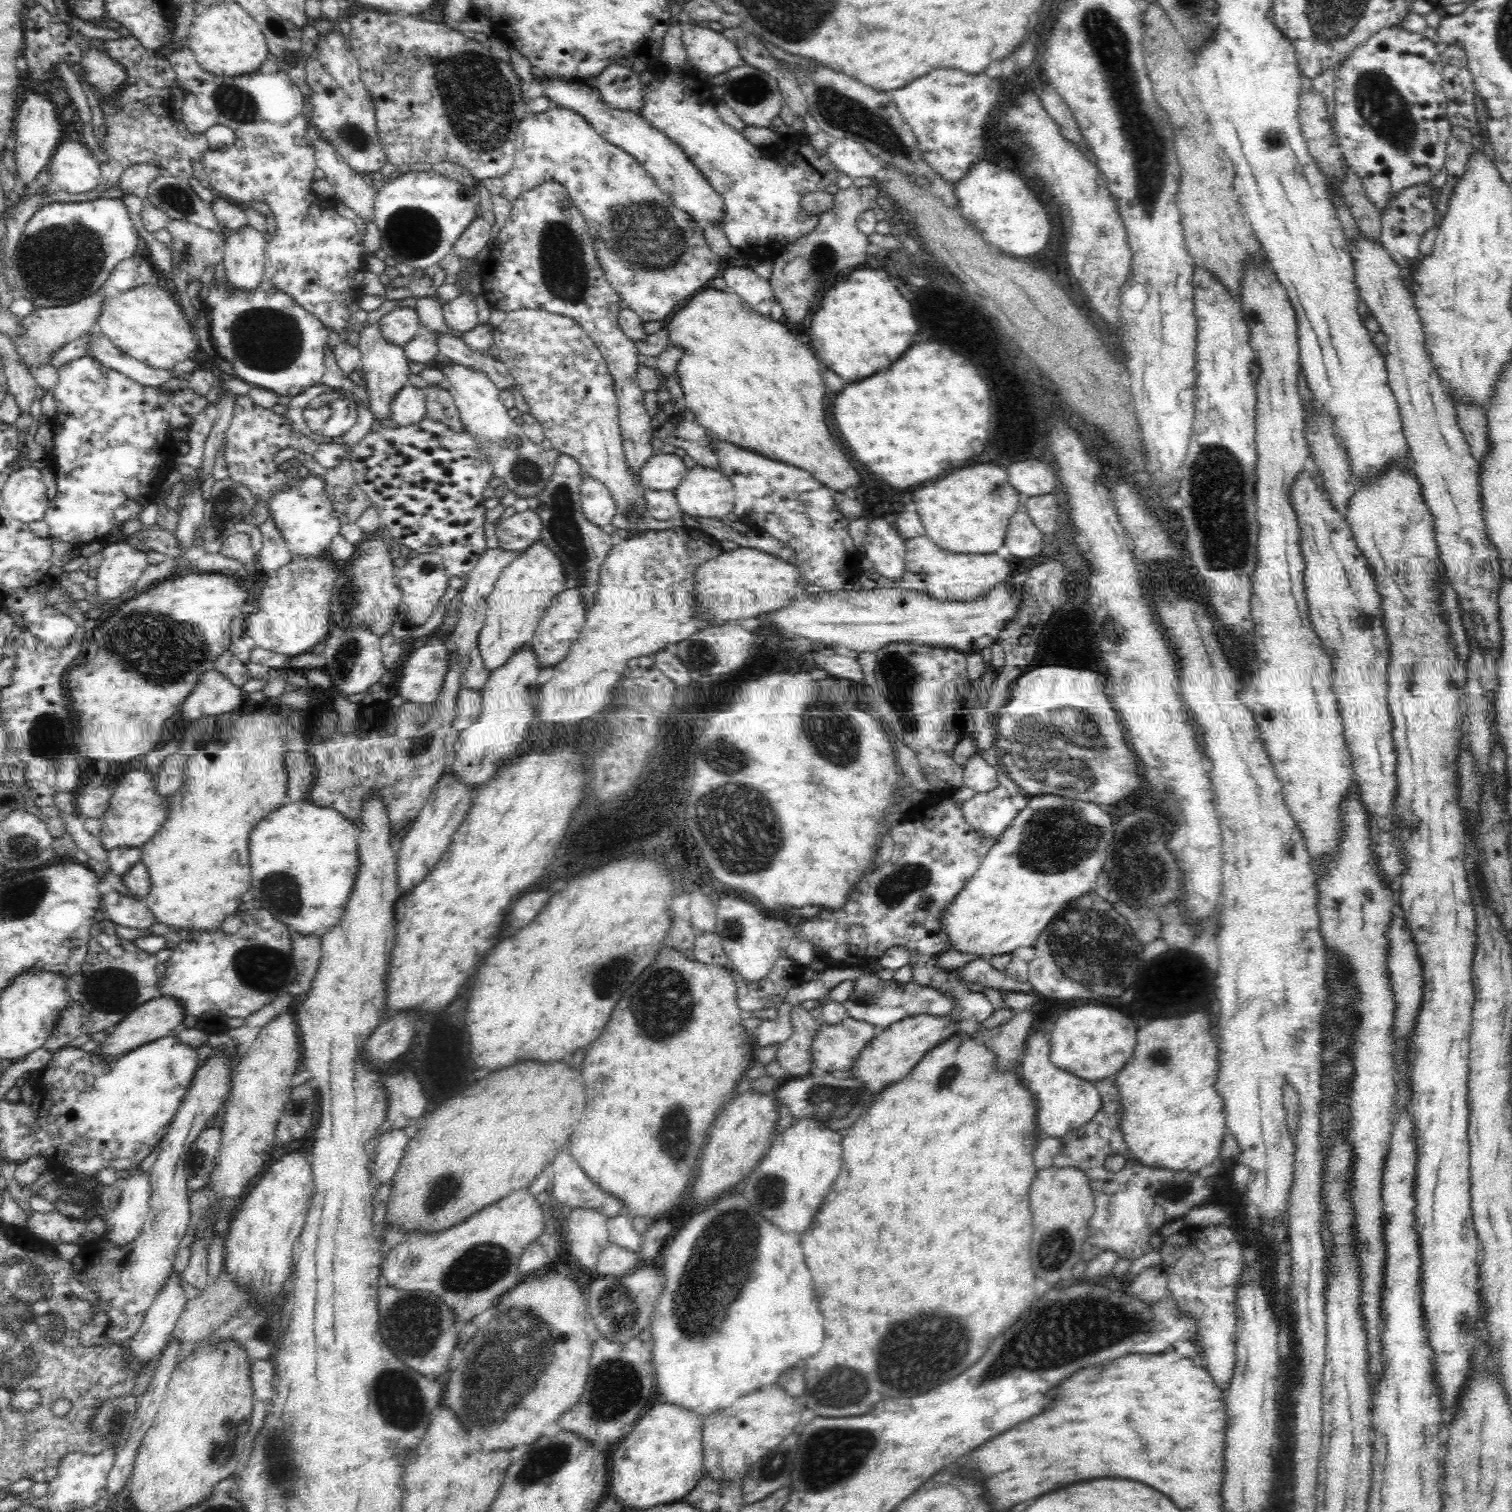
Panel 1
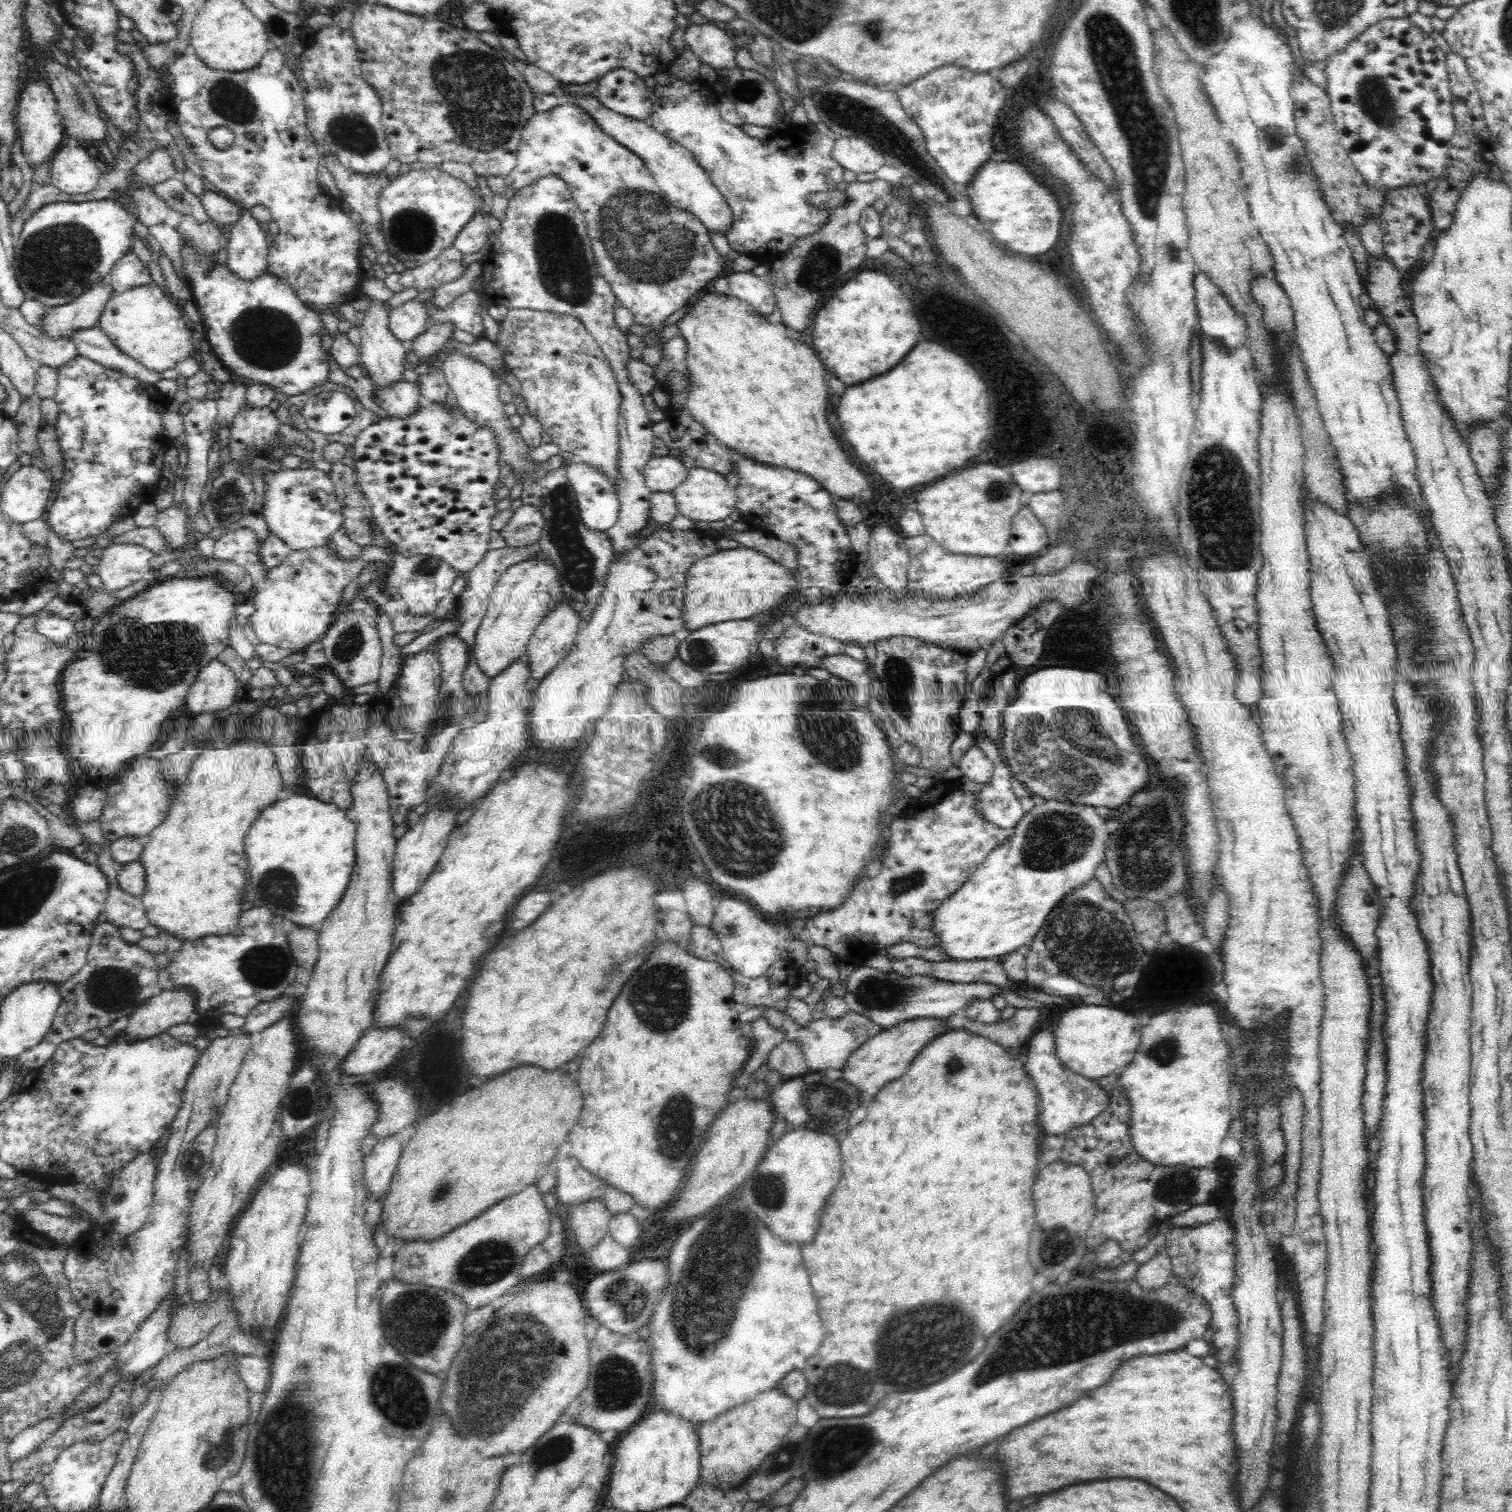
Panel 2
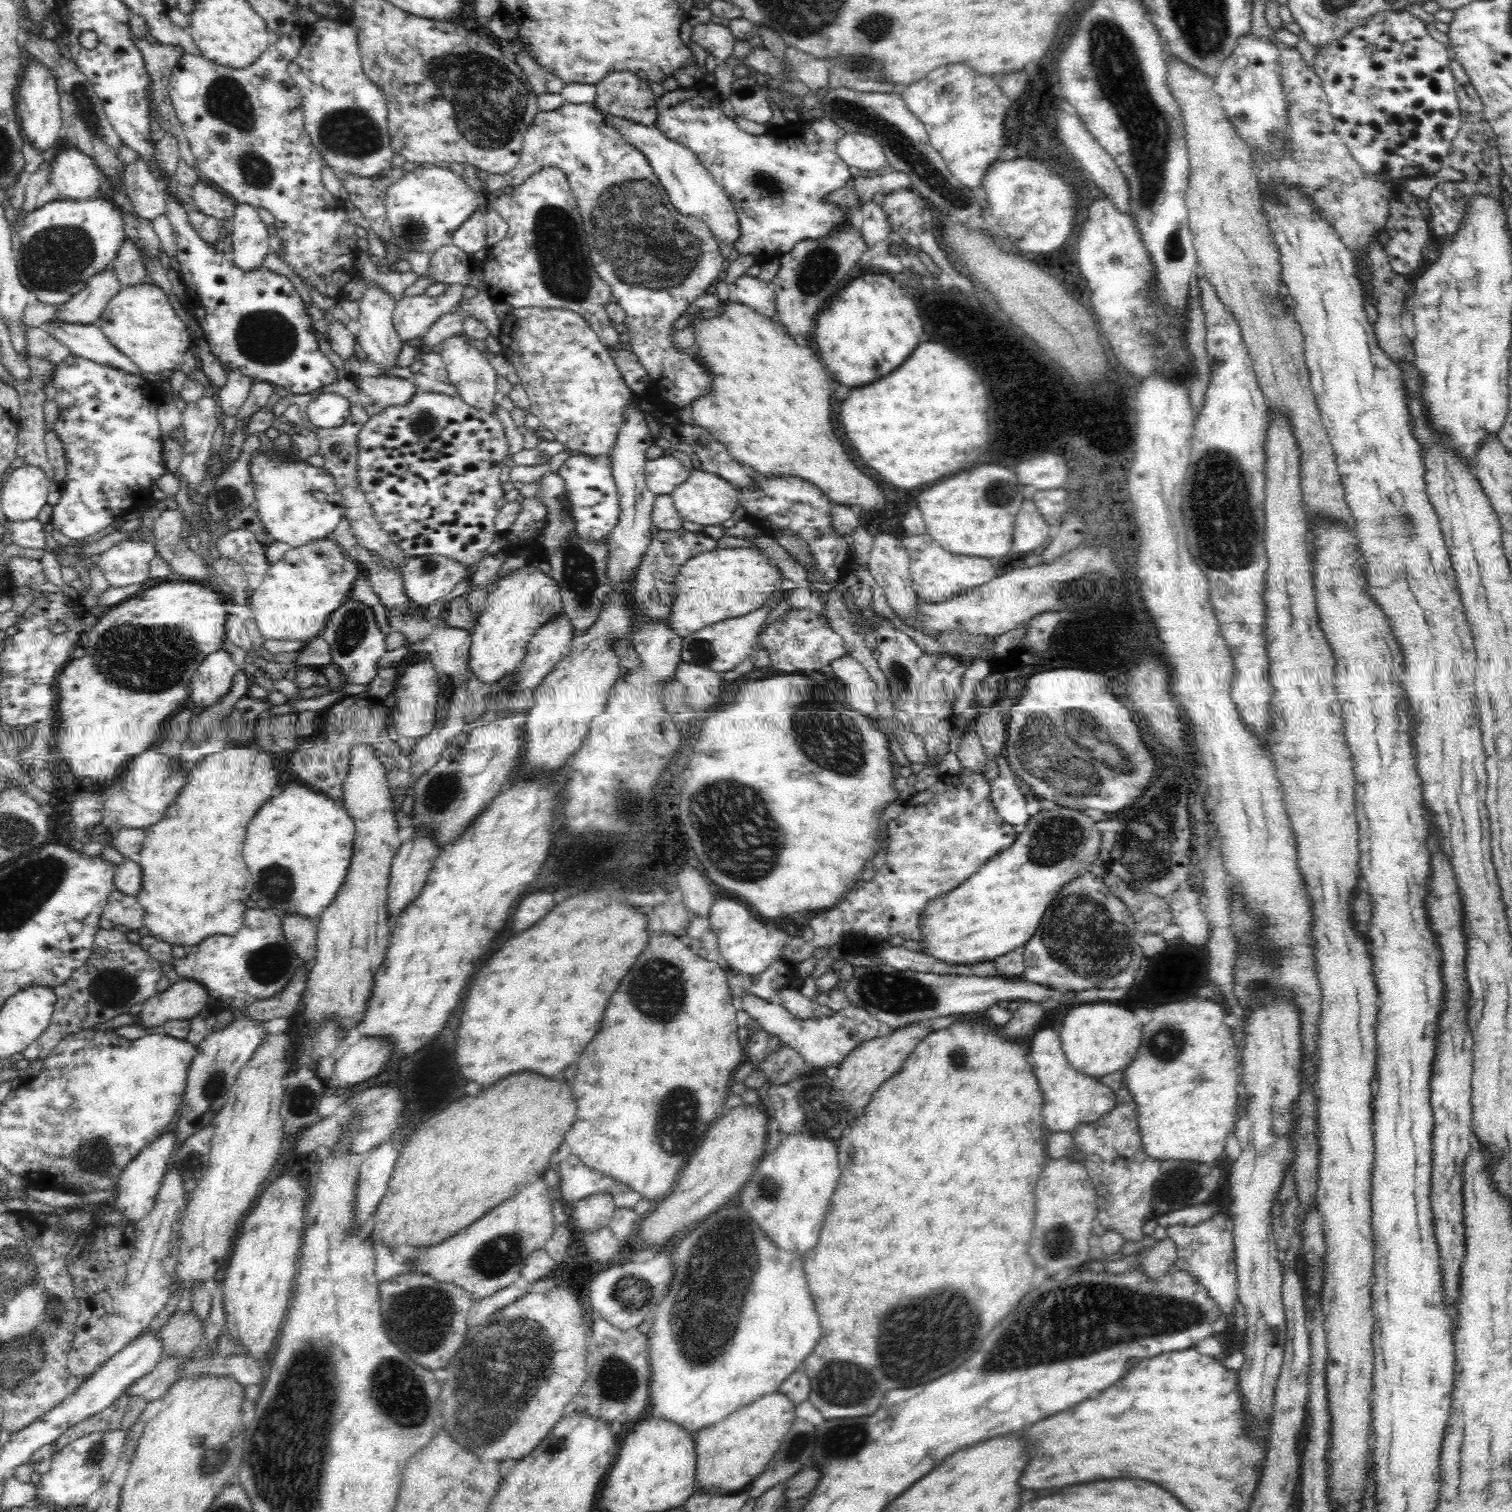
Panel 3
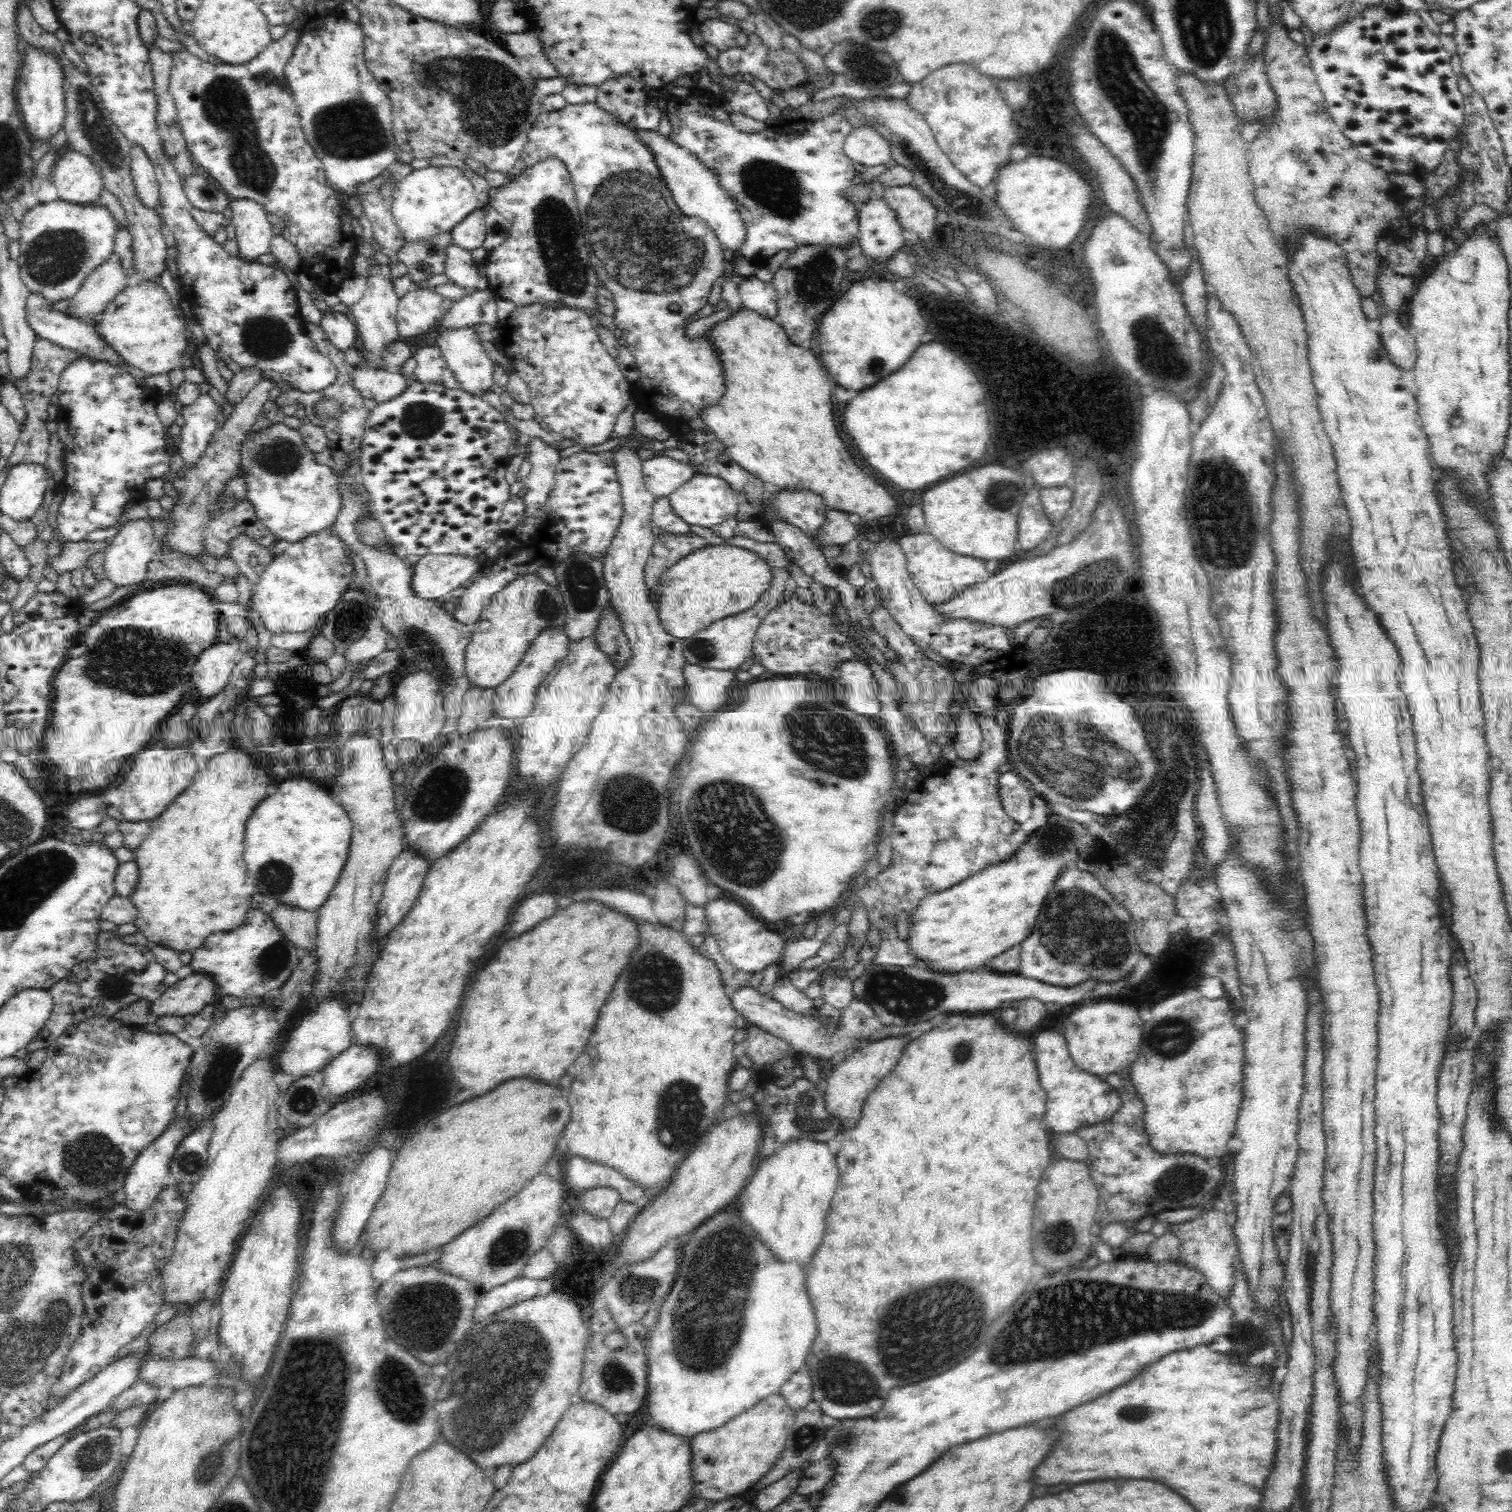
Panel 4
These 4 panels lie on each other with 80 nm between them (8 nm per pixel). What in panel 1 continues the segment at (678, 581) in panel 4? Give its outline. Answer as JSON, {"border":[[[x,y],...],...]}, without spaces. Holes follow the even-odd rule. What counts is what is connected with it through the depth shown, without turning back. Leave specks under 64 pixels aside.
{"border":[[[738,547],[700,564],[694,572],[698,617],[714,624],[732,620],[754,620],[754,616],[786,608],[799,591],[808,588],[798,567],[755,548]]]}

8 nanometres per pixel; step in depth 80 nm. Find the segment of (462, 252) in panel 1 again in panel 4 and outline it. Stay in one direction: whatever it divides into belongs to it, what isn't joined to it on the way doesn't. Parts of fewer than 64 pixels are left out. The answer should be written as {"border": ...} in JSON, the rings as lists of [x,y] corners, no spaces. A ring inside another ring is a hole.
{"border":[[[478,208],[466,216],[452,231],[453,244],[469,252],[483,246],[487,229],[487,209]]]}

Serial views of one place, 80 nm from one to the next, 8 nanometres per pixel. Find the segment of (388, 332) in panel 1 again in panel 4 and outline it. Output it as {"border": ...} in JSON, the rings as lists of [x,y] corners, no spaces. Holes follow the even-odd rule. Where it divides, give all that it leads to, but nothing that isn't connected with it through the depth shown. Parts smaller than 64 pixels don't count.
{"border":[[[416,286],[405,288],[403,295],[399,298],[395,318],[399,335],[404,338],[412,338],[412,336],[424,334],[446,314],[450,308],[448,304],[452,304],[452,302],[444,302],[444,297],[437,294],[435,288],[420,289]]]}

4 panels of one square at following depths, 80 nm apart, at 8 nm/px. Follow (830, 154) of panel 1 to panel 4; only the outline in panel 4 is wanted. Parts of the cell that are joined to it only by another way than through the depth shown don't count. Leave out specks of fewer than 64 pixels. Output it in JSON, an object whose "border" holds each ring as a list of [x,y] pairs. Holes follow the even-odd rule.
{"border":[[[871,126],[854,128],[845,136],[843,142],[844,154],[854,163],[867,168],[880,166],[891,160],[891,148],[885,138]]]}

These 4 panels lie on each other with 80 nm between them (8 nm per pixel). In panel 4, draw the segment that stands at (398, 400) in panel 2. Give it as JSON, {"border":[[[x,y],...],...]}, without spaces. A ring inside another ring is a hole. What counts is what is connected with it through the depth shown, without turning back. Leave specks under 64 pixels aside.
{"border":[[[360,366],[351,368],[350,377],[364,399],[371,398],[378,404],[402,394],[408,380],[408,376],[400,372],[379,368],[360,369]]]}

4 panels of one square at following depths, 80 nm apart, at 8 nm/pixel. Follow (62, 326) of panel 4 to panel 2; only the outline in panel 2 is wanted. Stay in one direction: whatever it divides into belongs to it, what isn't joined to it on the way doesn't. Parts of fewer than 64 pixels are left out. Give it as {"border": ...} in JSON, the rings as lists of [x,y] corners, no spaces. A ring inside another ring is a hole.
{"border":[[[99,326],[87,330],[74,330],[68,339],[72,339],[76,344],[78,355],[96,361],[106,368],[119,371],[148,385],[155,386],[162,380],[161,374],[151,372],[144,365],[124,354]]]}

